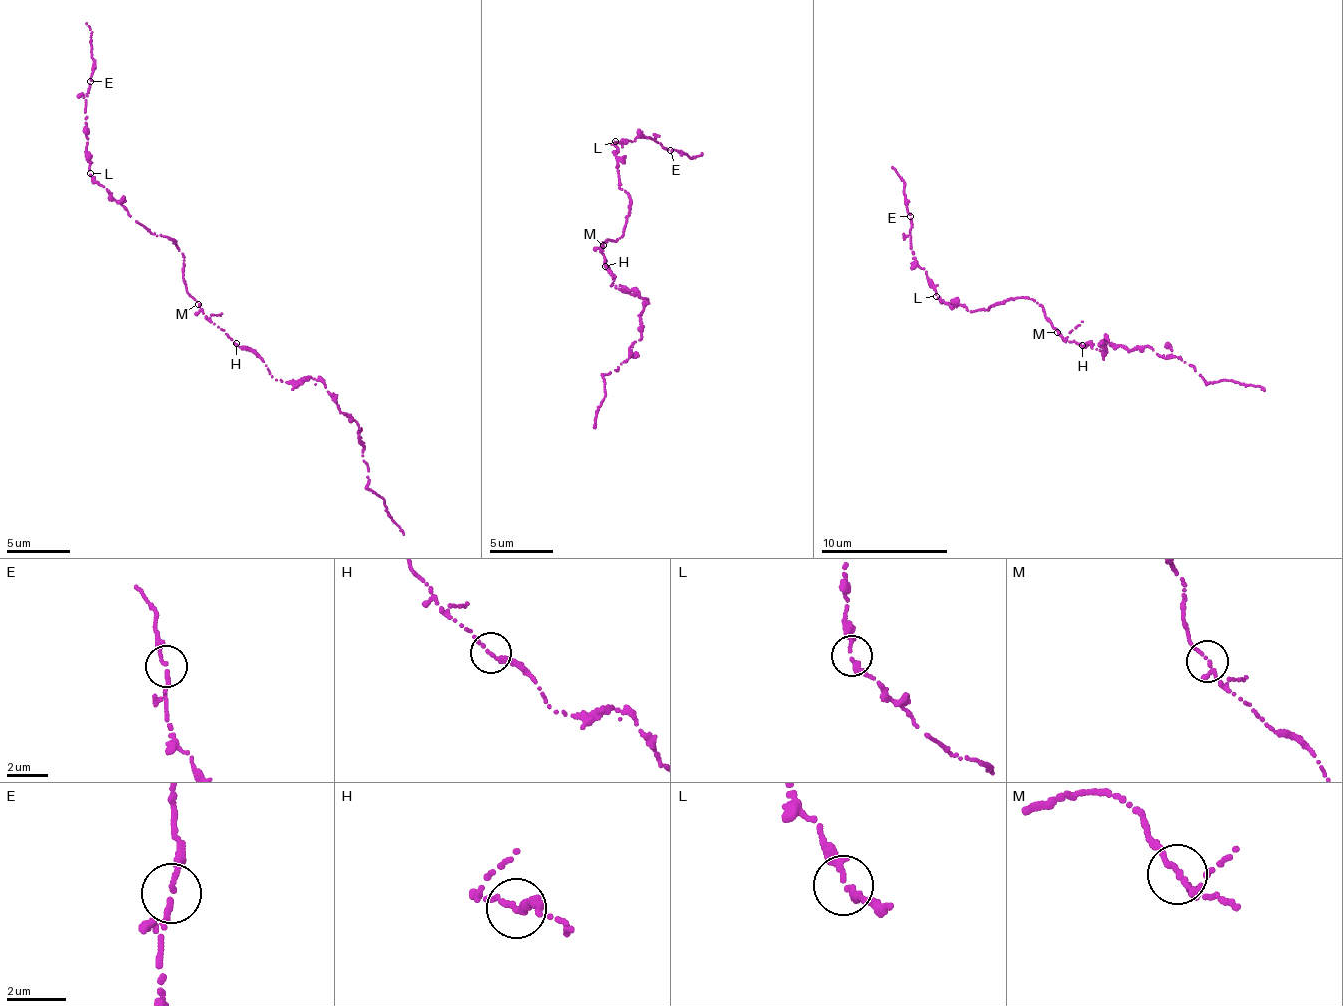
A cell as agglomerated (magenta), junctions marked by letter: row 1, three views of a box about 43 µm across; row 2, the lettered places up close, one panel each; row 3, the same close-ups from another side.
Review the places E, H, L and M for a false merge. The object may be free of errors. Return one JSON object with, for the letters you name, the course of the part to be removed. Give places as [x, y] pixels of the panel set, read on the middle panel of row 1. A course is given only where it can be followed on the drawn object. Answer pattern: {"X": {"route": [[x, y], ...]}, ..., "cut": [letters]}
{"cut": []}

